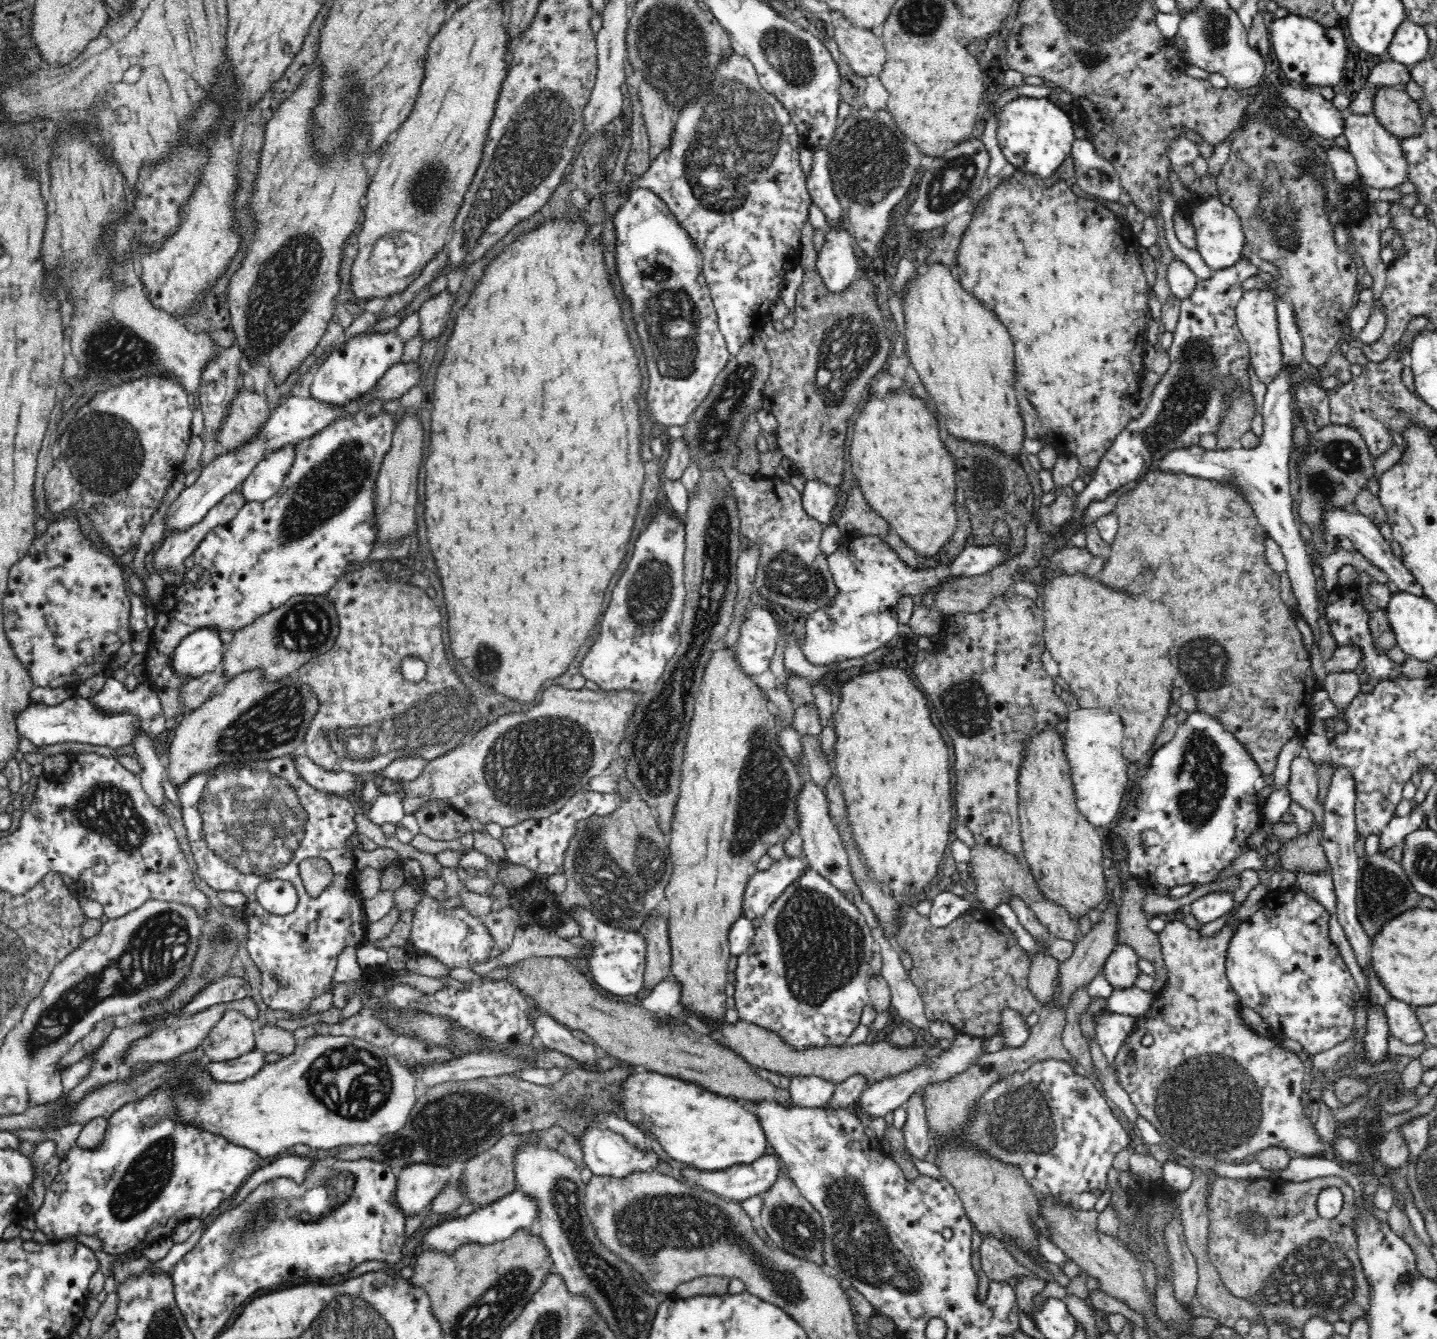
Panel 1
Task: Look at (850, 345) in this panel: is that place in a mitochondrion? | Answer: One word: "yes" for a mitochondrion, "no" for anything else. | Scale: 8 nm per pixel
yes

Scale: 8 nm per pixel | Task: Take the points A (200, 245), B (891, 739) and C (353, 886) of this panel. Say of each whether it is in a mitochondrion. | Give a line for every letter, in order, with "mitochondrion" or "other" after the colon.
A: other
B: other
C: other

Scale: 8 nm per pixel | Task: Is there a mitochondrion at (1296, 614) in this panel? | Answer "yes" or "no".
no

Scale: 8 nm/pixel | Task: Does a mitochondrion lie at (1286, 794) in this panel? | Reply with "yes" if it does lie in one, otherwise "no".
no

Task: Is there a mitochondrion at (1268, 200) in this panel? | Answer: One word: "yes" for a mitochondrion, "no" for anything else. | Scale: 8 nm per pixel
yes

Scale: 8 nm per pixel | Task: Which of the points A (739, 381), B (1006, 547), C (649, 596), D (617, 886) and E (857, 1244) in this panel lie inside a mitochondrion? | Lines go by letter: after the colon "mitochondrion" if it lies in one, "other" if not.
A: mitochondrion
B: other
C: mitochondrion
D: mitochondrion
E: mitochondrion

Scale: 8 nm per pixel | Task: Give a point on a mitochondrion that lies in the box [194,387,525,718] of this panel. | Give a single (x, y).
(328, 488)

